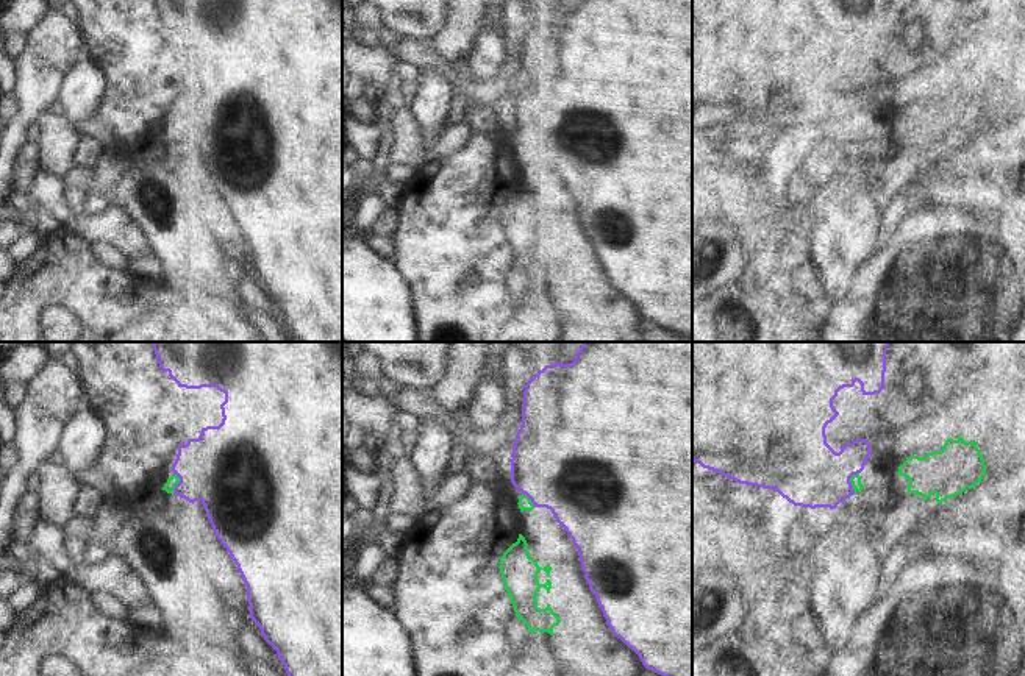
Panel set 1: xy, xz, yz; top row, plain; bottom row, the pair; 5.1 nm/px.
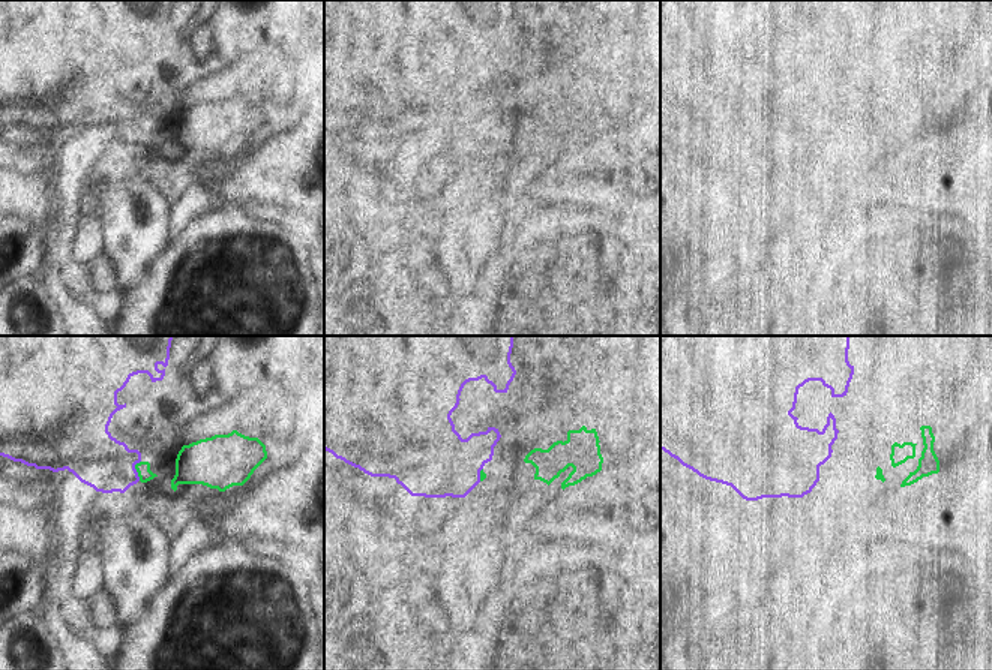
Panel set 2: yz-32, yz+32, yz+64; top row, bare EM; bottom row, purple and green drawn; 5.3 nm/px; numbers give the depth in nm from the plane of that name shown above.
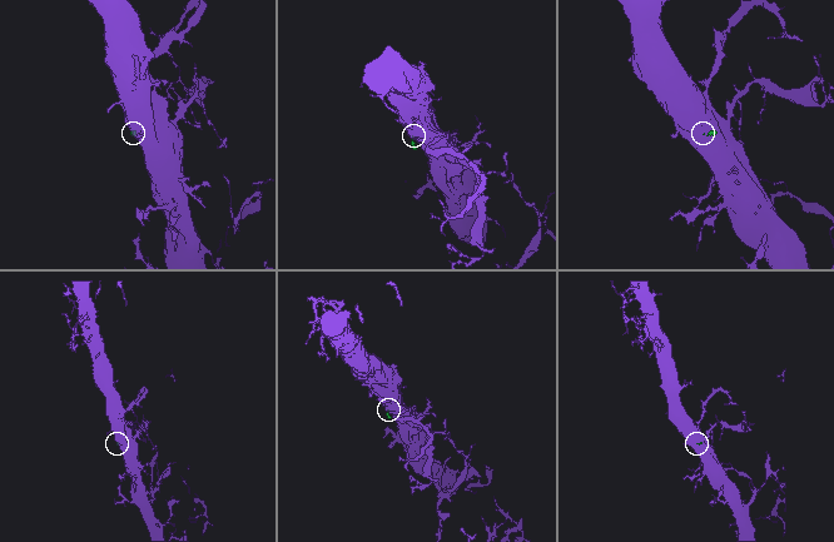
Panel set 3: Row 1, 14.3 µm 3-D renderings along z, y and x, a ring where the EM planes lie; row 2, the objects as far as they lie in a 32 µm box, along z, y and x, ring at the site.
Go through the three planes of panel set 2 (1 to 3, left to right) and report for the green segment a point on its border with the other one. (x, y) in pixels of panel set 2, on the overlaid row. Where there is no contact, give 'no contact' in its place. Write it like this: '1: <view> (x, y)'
1: yz-32 (135, 471)
2: yz+32 (479, 474)
3: no contact

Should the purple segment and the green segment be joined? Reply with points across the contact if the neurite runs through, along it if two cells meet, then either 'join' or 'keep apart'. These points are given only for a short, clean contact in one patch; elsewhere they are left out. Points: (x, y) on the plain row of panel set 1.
border along yz (858, 122), (850, 128), (850, 136), (855, 142); keep apart

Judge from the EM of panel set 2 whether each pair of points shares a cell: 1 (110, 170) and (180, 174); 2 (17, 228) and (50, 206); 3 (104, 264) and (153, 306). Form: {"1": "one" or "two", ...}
{"1": "one", "2": "two", "3": "two"}

